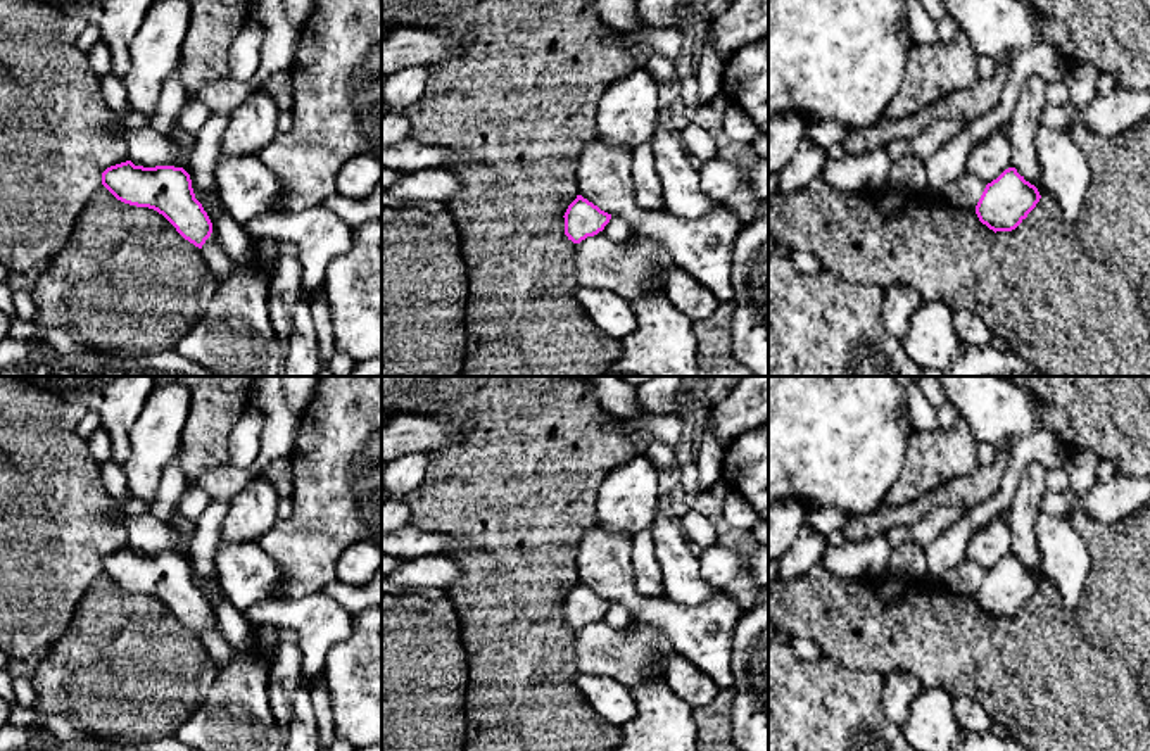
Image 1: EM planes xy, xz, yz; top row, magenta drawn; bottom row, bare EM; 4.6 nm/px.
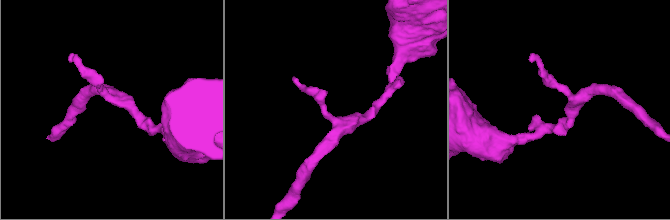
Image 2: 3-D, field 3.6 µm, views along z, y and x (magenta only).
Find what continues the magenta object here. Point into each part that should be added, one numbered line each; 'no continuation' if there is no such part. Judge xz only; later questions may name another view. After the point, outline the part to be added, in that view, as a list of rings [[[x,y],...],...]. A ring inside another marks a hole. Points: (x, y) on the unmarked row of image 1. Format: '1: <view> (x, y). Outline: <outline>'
no continuation

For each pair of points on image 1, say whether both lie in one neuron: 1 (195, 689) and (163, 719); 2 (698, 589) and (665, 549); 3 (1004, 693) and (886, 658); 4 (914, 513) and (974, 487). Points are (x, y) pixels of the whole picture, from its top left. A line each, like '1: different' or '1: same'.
1: same
2: same
3: same
4: same

